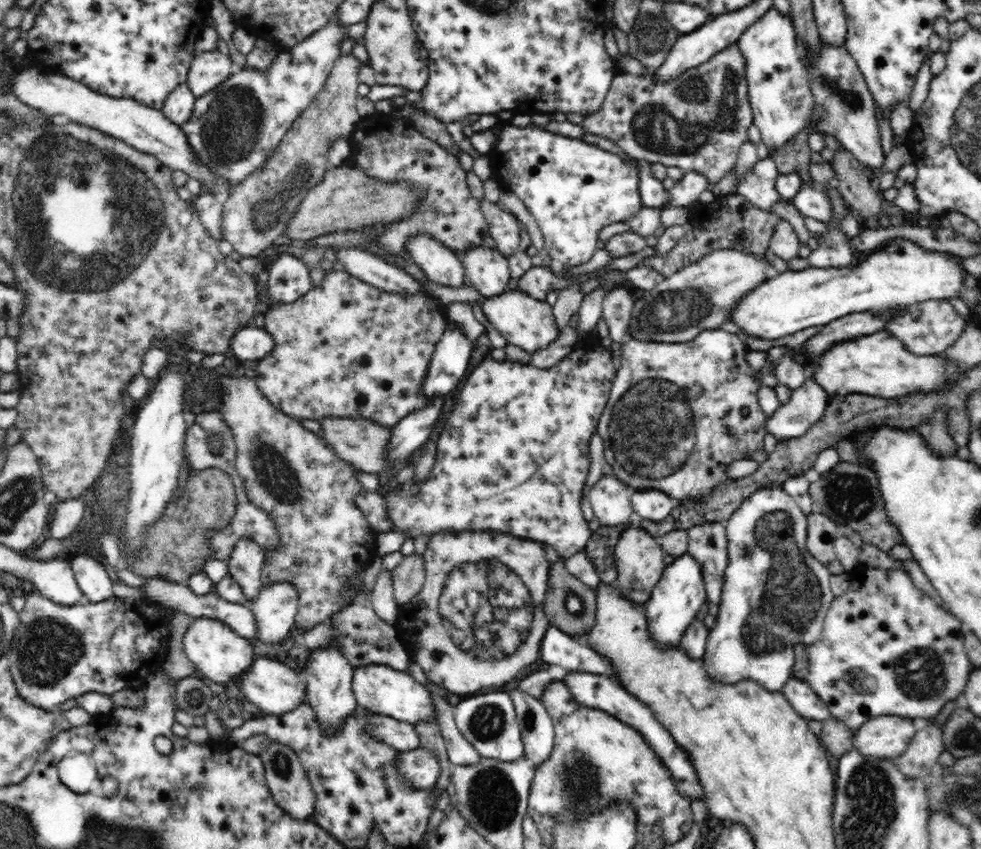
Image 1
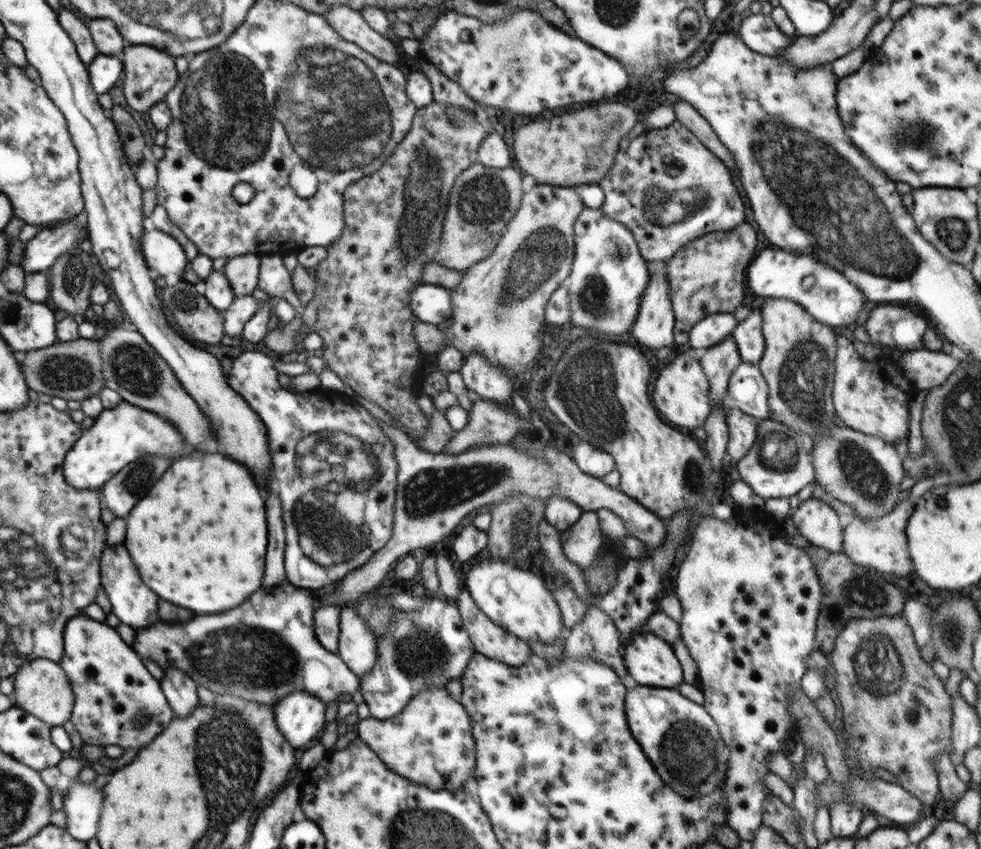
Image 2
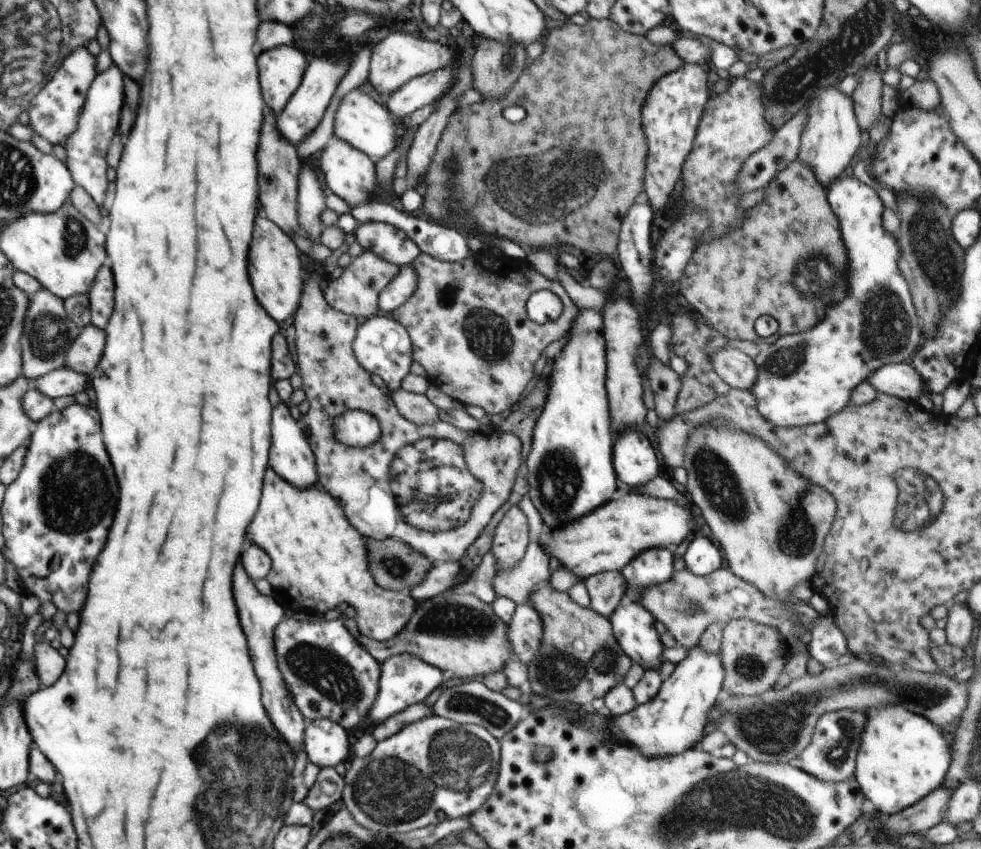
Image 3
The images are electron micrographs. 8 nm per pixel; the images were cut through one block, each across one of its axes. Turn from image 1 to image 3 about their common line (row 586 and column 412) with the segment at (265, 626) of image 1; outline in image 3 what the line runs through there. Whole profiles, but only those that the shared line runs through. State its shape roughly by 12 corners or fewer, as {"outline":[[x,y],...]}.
{"outline":[[412,265],[378,296],[380,314],[391,314],[416,291]]}

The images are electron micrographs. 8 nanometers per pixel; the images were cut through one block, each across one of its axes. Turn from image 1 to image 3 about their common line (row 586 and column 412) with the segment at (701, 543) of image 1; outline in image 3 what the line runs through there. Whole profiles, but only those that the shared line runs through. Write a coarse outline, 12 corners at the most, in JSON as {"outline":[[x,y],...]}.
{"outline":[[425,702],[408,706],[374,728],[376,741],[387,740],[412,722],[433,713]]}

